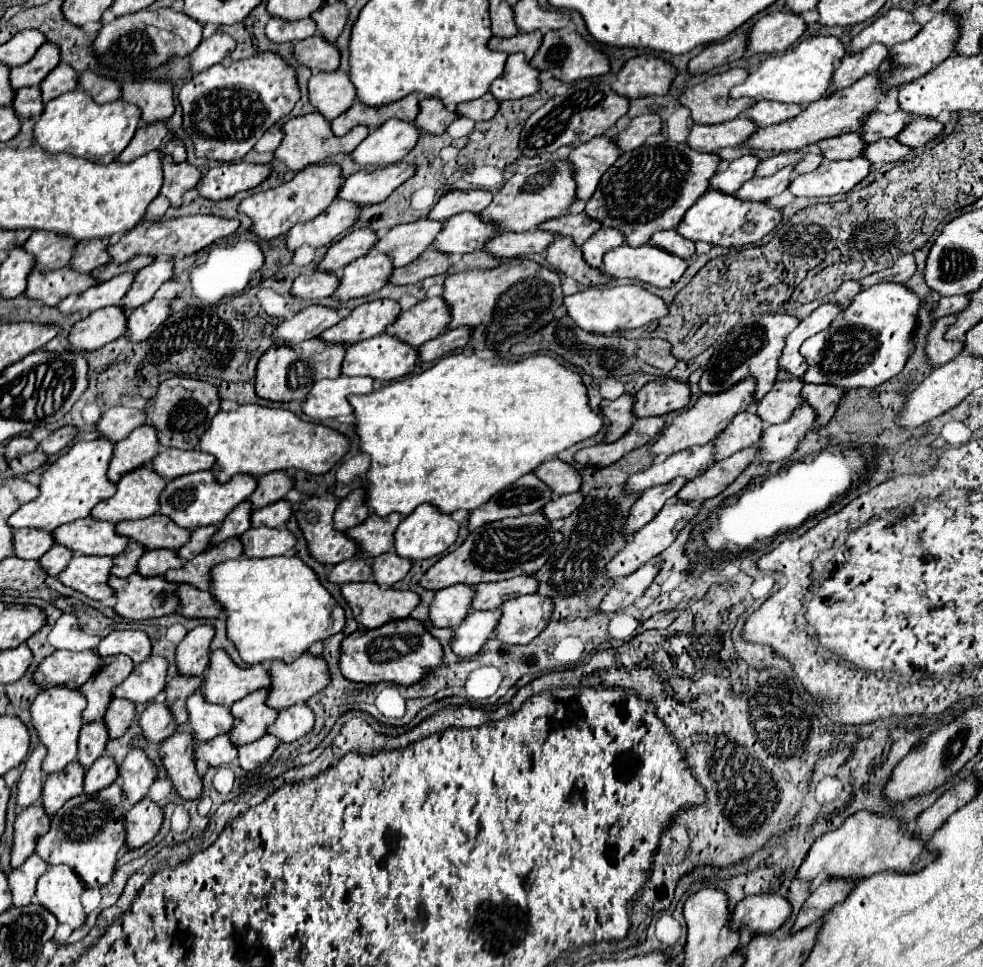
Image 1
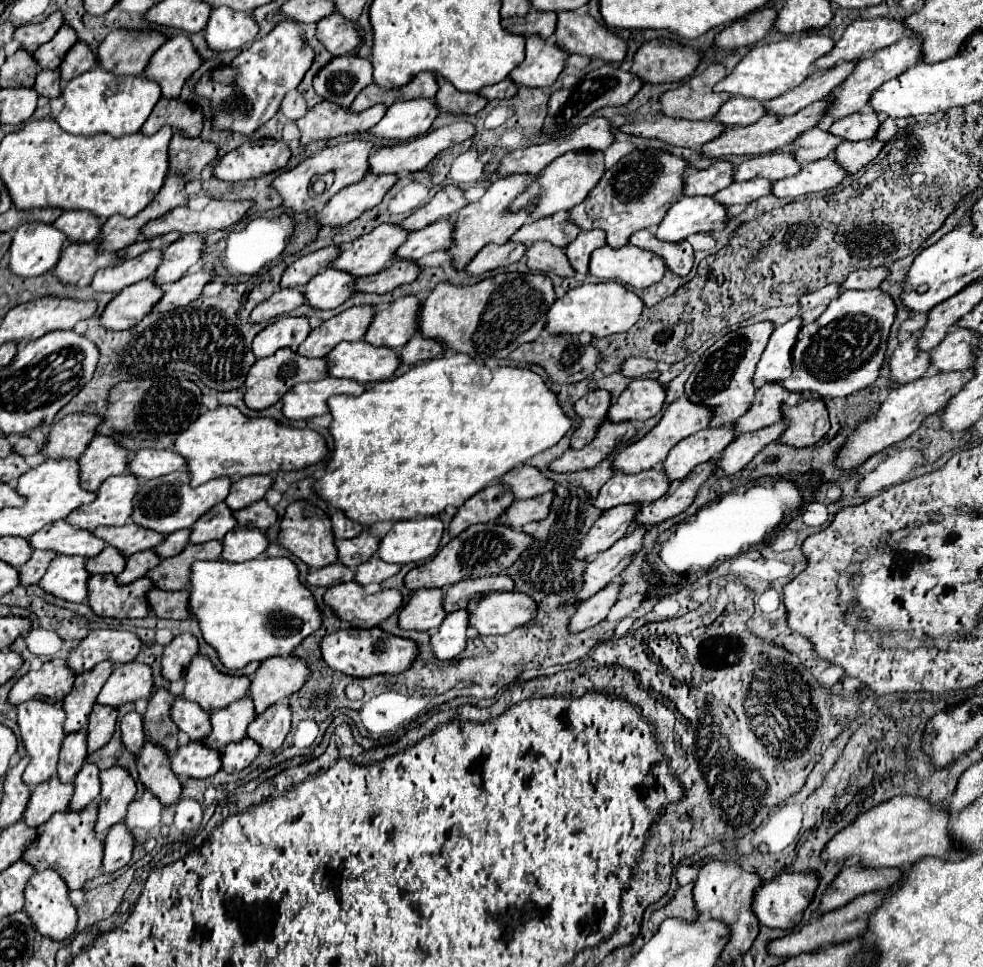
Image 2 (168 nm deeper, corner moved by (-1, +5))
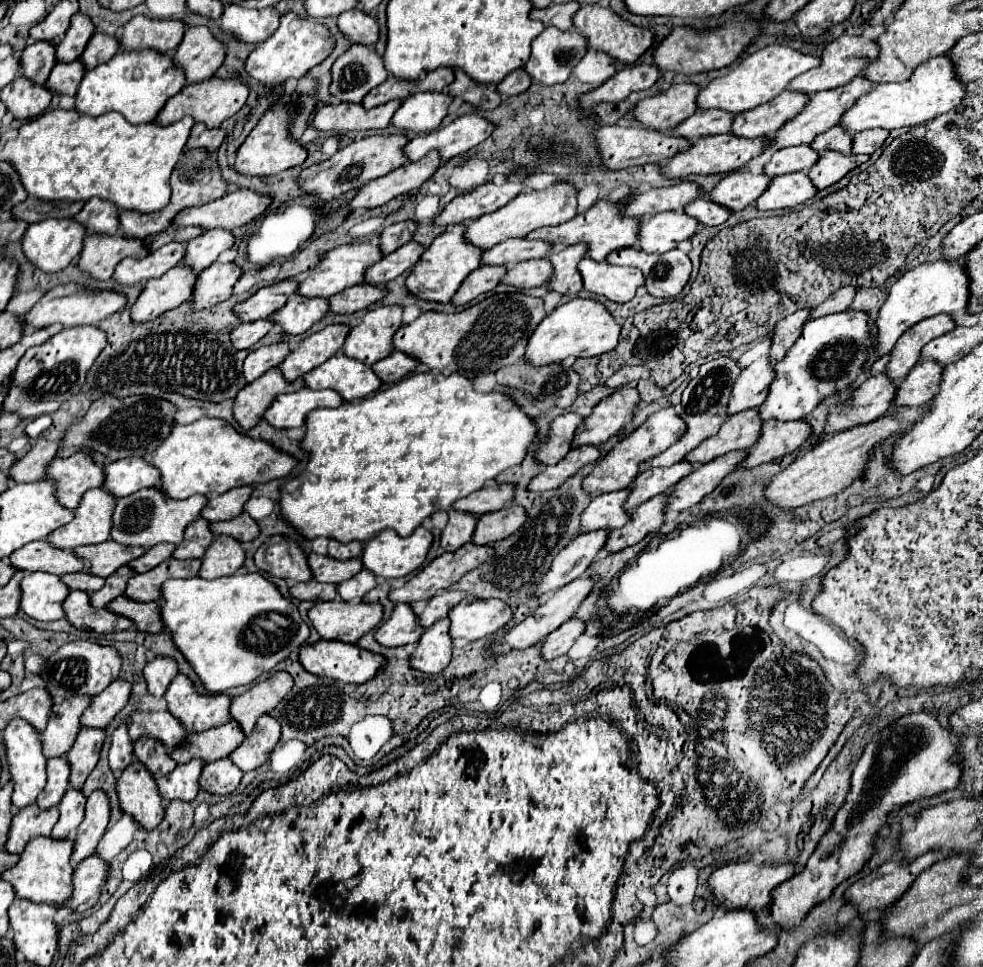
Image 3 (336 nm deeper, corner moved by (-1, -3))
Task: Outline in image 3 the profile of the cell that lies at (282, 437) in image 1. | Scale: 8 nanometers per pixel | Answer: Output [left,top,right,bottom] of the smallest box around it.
[151,418,299,500]

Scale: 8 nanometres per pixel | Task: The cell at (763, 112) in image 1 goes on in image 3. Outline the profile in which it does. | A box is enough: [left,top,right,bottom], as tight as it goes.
[669,110,735,140]

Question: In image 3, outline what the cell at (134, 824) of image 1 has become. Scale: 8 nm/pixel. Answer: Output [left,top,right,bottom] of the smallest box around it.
[67,854,111,912]

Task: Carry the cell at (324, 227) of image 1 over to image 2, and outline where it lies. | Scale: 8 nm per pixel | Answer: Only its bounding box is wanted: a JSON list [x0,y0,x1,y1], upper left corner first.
[317,174,397,226]

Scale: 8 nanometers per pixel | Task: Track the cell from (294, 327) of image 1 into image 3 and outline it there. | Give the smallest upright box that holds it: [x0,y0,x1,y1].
[243,342,291,382]

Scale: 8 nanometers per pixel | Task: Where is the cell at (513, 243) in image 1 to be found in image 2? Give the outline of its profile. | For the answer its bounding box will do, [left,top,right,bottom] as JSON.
[465,242,527,276]

